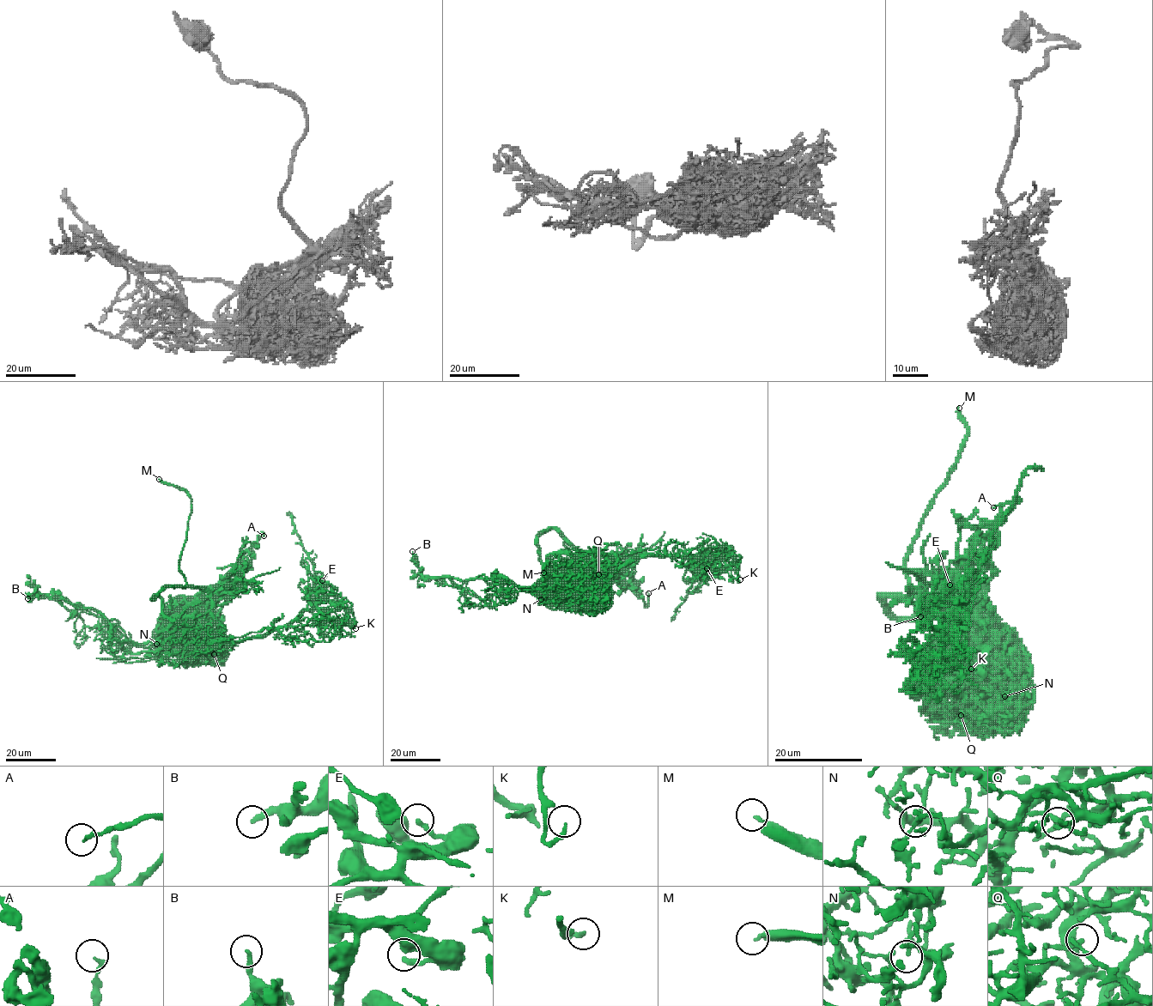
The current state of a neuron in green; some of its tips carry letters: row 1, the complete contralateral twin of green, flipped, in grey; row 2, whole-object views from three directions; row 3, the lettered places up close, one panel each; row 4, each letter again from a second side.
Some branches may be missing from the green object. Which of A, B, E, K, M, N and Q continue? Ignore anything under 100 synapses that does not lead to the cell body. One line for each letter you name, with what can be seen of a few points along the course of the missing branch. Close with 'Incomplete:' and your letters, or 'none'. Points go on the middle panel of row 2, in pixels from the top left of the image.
M: course (543, 572), (525, 573), (506, 582), (507, 573), (494, 562), (494, 557), (483, 548)
Incomplete: M

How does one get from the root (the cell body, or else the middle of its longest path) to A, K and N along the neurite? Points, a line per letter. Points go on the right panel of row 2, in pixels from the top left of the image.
A: (961, 693), (945, 651), (943, 628), (953, 605), (967, 598), (967, 574), (985, 536), (1013, 503), (993, 507)
K: (961, 693), (947, 694), (929, 682), (929, 648), (937, 635), (940, 651), (924, 652), (937, 665), (971, 669)
N: (961, 693), (964, 687), (969, 693), (987, 694), (996, 693), (1008, 685), (1004, 696)

